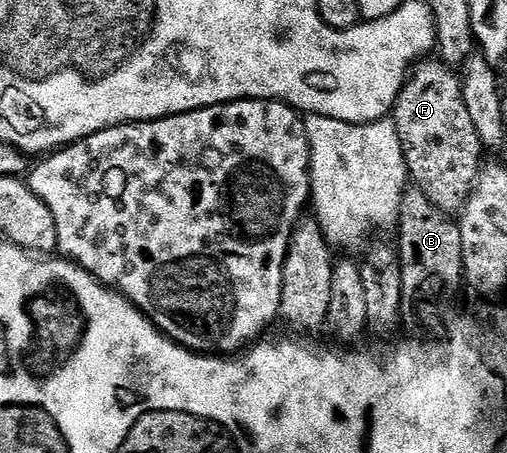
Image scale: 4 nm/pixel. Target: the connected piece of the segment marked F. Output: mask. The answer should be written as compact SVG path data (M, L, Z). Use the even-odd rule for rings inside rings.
M423 57L401 83L401 89L392 107L392 121L400 136L406 173L413 185L422 190L424 196L432 200L432 204L444 211L453 211L465 199L470 183L478 174L478 168L484 160L484 156L481 156L484 153L482 141L472 125L472 116L468 116L468 108L464 105L461 77L437 57Z

